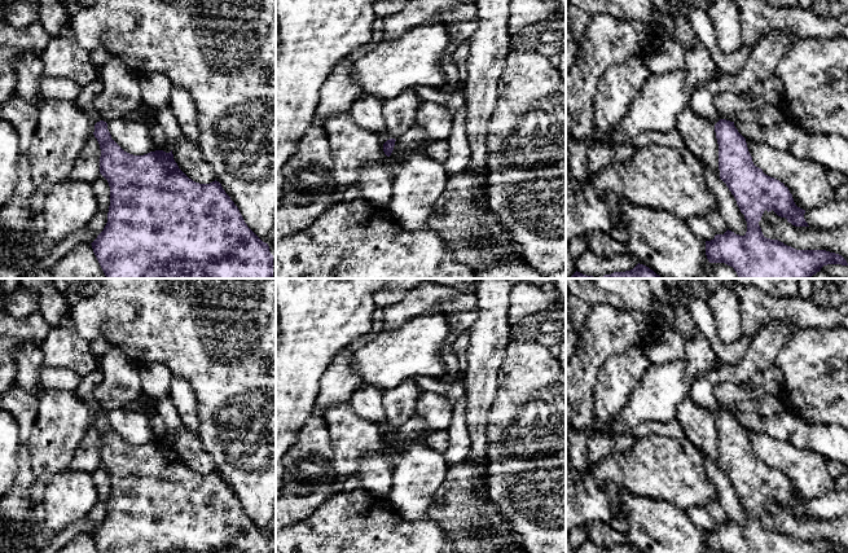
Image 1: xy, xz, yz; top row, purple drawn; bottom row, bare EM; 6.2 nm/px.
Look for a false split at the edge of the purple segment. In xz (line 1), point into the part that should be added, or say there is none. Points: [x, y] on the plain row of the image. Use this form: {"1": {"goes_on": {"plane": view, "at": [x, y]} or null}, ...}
{"1": {"goes_on": null}}

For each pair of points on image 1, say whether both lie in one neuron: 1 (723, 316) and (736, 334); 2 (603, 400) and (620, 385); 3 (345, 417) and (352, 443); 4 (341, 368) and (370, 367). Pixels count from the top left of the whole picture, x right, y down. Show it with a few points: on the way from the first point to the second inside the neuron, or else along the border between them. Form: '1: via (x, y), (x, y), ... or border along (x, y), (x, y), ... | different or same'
1: via (726, 320), (732, 330) | same
2: via (607, 396), (616, 387) | same
3: via (345, 424), (351, 437) | same
4: border along (352, 351), (351, 369), (361, 382) | different

